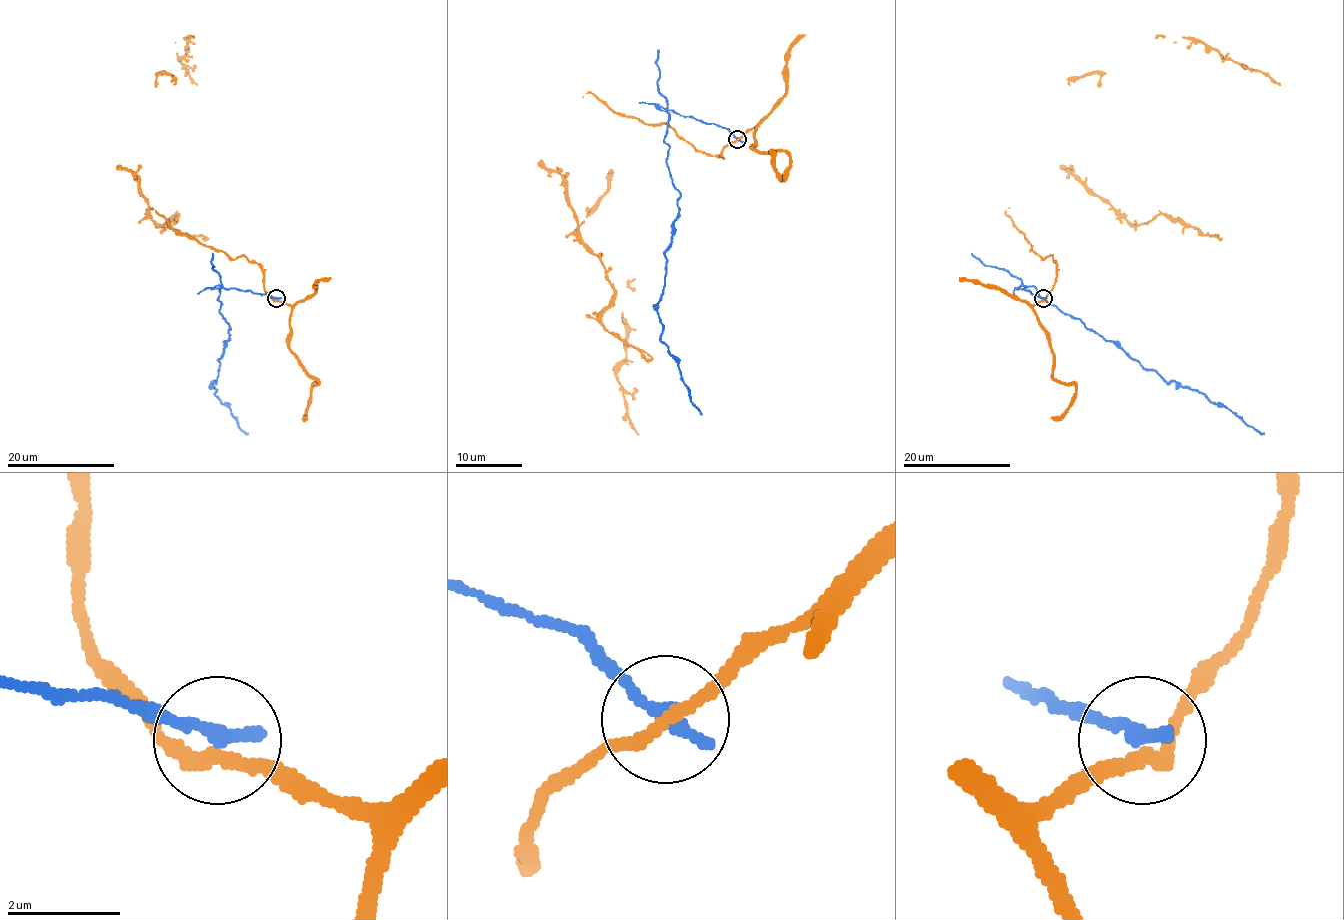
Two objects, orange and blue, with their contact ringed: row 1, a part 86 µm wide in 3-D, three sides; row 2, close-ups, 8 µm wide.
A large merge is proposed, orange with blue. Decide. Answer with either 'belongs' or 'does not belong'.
does not belong

